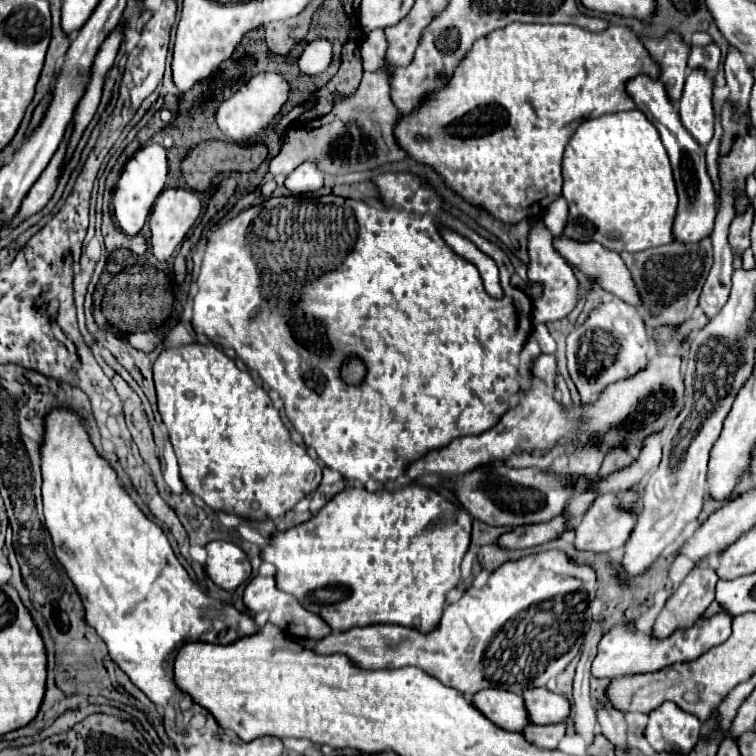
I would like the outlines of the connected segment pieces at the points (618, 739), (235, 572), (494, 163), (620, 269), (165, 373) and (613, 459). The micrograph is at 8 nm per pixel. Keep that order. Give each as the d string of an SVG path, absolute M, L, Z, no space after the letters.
M605 705L599 707L597 711L597 721L601 727L601 733L615 745L615 749L629 751L629 741L627 741L627 721L621 715L621 711Z
M211 541L207 547L207 575L225 591L235 591L251 575L251 563L245 553L229 541Z
M511 23L509 27L503 27L503 29L497 29L481 39L477 39L473 43L473 47L469 49L469 55L465 55L465 59L461 59L461 63L455 67L453 75L447 79L447 83L435 91L429 91L425 97L421 97L419 105L407 113L407 115L401 115L395 123L395 139L397 139L397 145L407 153L411 155L417 163L421 165L427 165L431 167L443 181L445 185L455 191L459 197L463 197L465 201L469 201L471 205L475 207L481 207L485 209L493 219L505 223L505 225L517 225L525 219L531 219L537 215L541 215L541 203L543 203L543 213L547 211L549 203L553 203L555 199L561 197L561 185L563 185L563 179L561 179L561 155L563 155L563 149L567 145L567 141L571 139L573 131L585 121L585 119L593 119L593 117L599 117L603 113L615 113L615 111L629 111L629 109L635 109L635 103L629 99L627 91L625 91L625 83L635 77L635 75L641 75L641 73L647 73L651 75L653 79L659 77L659 67L653 63L653 59L649 57L647 49L637 41L637 37L633 33L629 33L627 29L623 27L609 27L605 31L599 31L599 33L589 33L589 31L583 31L581 27L575 27L575 25L531 25L531 23Z
M559 237L555 241L555 249L587 277L593 277L597 285L603 285L605 291L621 297L631 305L641 305L635 283L619 253L609 251L599 243L577 243L567 237Z
M191 343L177 349L165 349L153 365L153 375L159 413L179 459L181 479L185 487L213 511L235 513L255 521L277 519L307 493L317 489L321 467L307 455L305 447L291 441L291 435L265 389L257 387L247 371L237 369L235 361L219 347L211 343Z
M613 447L613 451L607 451L605 461L603 461L603 465L601 465L601 469L599 469L597 475L601 475L601 477L609 475L611 471L629 465L631 461L633 461L633 455L631 455L629 449L625 449L625 447Z

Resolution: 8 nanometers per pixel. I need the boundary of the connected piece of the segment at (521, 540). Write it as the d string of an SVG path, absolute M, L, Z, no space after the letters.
M561 513L555 519L551 519L549 523L519 525L519 527L511 529L509 533L499 537L499 545L505 549L531 549L531 547L539 547L543 543L555 541L555 539L563 537L563 533L567 533L567 531L573 531L573 527L569 525L565 513Z

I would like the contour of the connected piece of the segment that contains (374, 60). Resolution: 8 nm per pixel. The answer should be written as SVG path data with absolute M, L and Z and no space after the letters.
M381 29L371 31L363 41L361 41L361 55L363 55L363 67L365 71L375 71L383 65L385 57L385 35Z

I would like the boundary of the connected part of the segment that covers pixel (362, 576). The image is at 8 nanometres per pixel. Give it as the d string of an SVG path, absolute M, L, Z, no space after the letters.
M411 483L411 485L405 485L401 489L395 489L395 491L385 491L385 489L377 489L377 491L367 491L363 487L359 489L343 489L341 493L337 493L315 517L311 517L309 521L297 525L297 527L291 527L289 531L277 531L273 535L273 545L269 549L263 551L263 561L269 561L277 567L277 587L281 591L287 591L291 593L293 597L297 597L301 601L301 605L311 611L311 613L317 613L319 617L323 617L335 631L341 631L341 629L351 629L351 627L363 627L363 625L373 624L399 624L405 627L413 627L417 631L433 631L441 619L441 613L443 613L443 605L445 605L445 593L449 589L453 589L461 577L461 561L469 549L469 543L471 543L471 515L467 513L465 507L461 505L455 505L451 503L449 499L445 499L443 495L439 495L437 491L429 489L429 487L423 487L423 485L417 485L417 483Z

